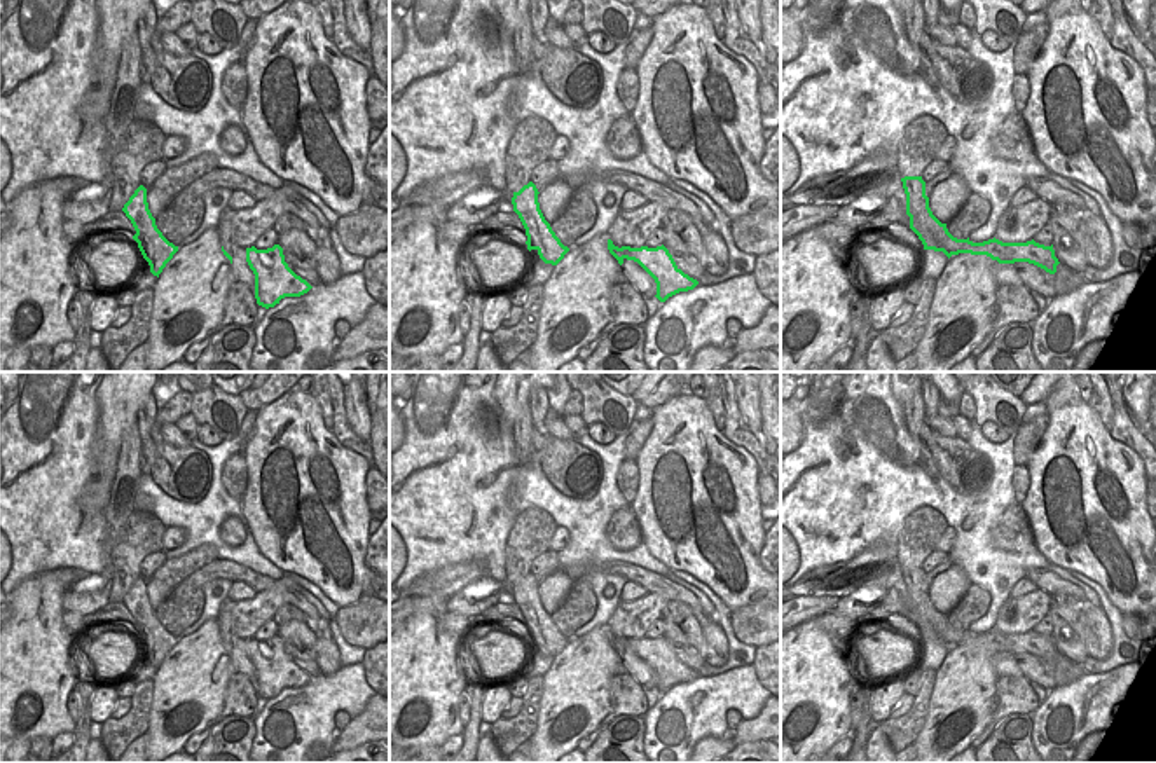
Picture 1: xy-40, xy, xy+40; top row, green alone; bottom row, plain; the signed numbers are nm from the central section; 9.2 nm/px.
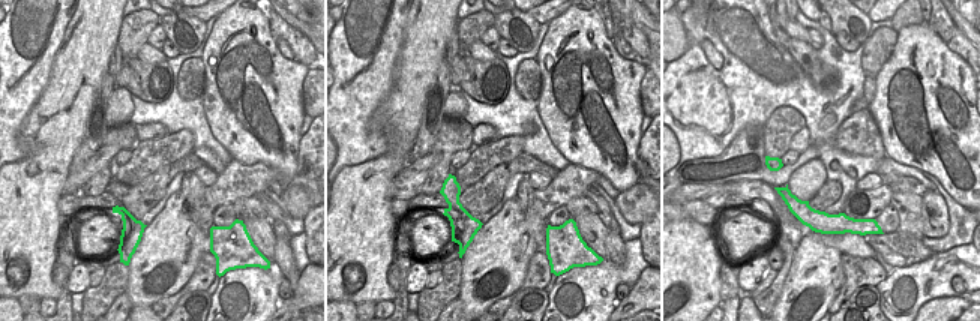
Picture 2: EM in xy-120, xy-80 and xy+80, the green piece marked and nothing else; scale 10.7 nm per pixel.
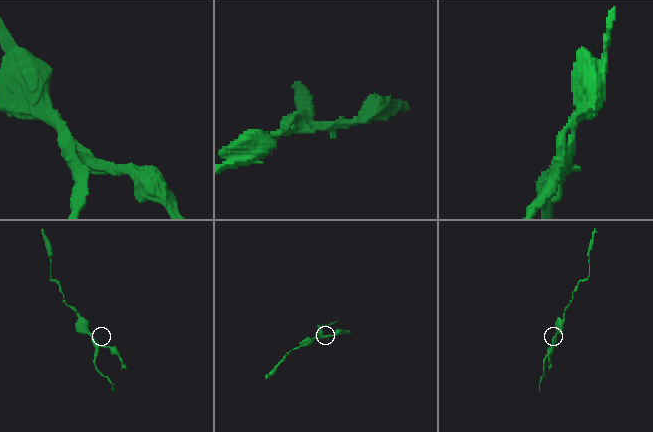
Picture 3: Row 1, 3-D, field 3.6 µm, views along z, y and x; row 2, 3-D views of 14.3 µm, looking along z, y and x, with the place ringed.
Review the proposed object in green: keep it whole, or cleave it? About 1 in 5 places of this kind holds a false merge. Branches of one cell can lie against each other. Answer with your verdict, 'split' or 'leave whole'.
split

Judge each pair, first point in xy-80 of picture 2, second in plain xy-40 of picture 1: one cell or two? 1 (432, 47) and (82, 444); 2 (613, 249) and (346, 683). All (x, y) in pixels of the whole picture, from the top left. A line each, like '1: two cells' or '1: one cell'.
1: two cells
2: two cells

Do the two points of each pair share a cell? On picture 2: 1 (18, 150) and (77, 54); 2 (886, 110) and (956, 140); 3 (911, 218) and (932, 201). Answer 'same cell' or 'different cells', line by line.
1: different cells
2: same cell
3: different cells

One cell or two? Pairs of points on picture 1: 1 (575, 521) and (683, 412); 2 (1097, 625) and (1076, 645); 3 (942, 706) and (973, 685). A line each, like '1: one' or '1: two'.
1: two
2: two
3: one

